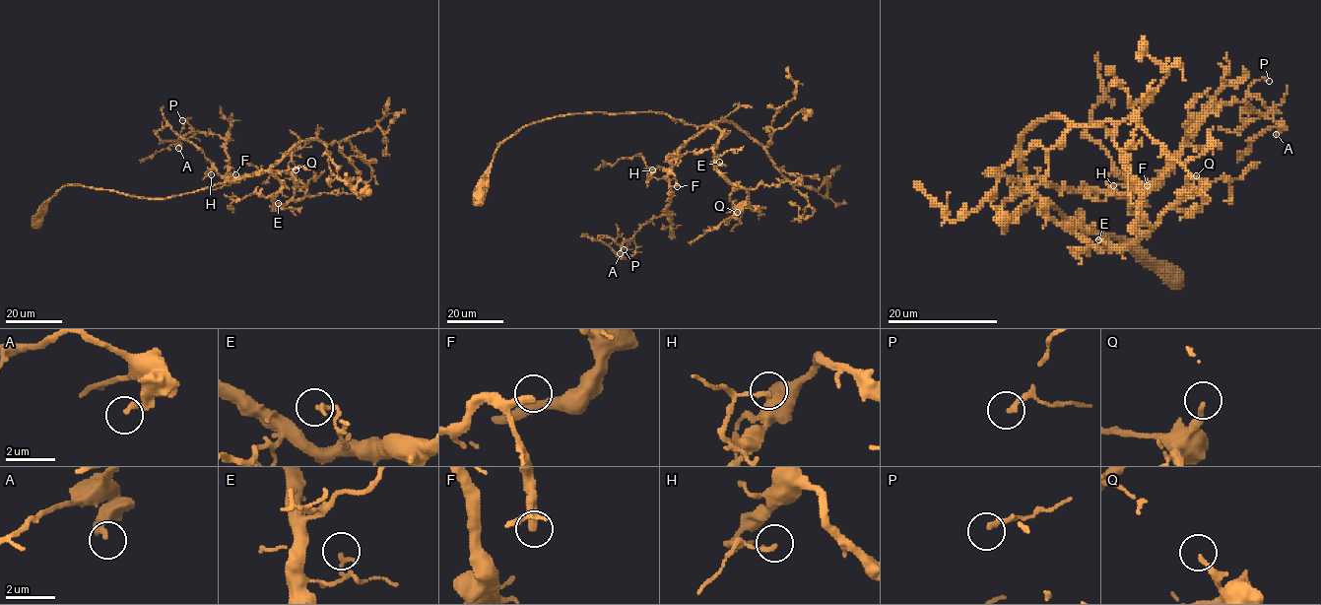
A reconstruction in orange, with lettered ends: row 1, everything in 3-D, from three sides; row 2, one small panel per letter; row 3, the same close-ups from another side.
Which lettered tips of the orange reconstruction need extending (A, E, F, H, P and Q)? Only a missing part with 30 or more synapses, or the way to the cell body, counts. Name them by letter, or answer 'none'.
F

